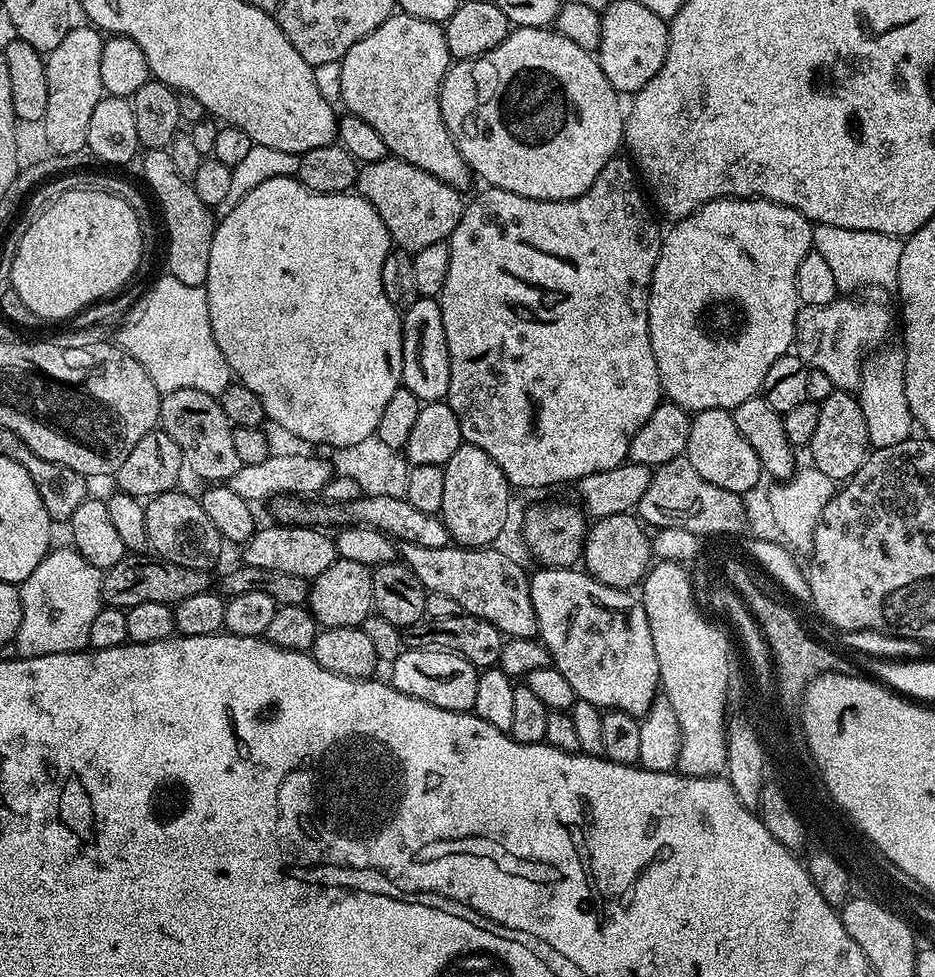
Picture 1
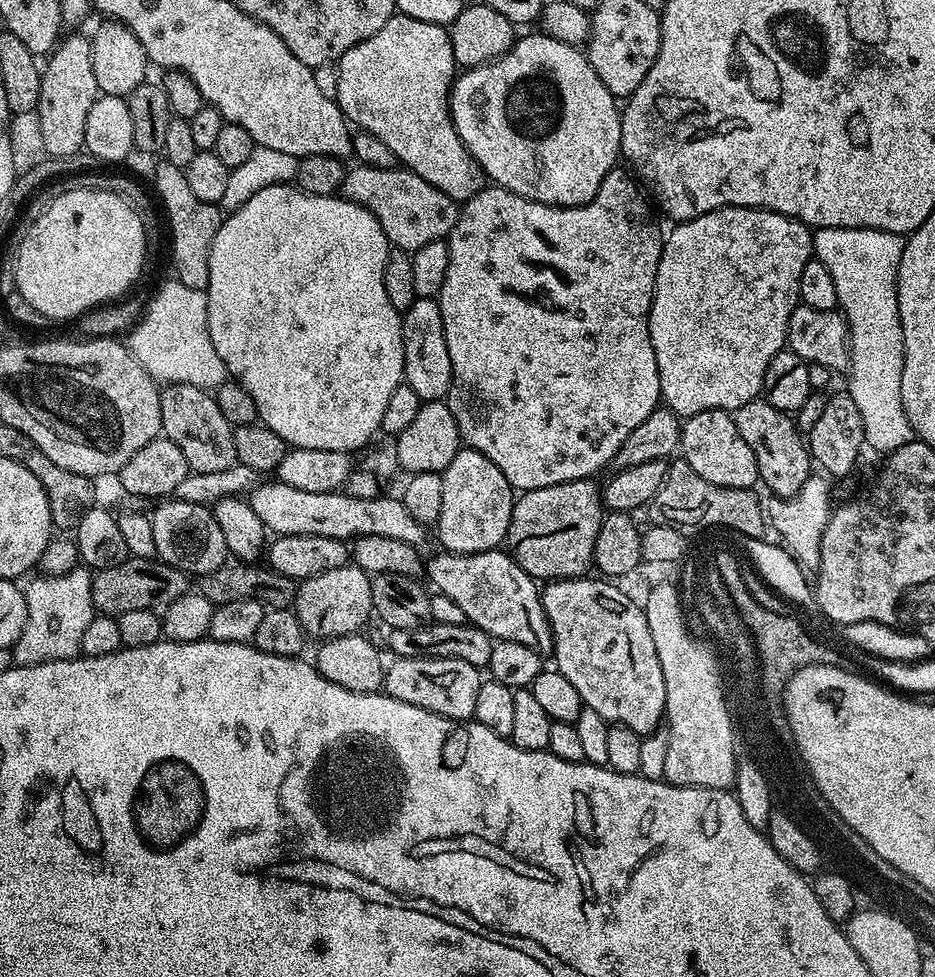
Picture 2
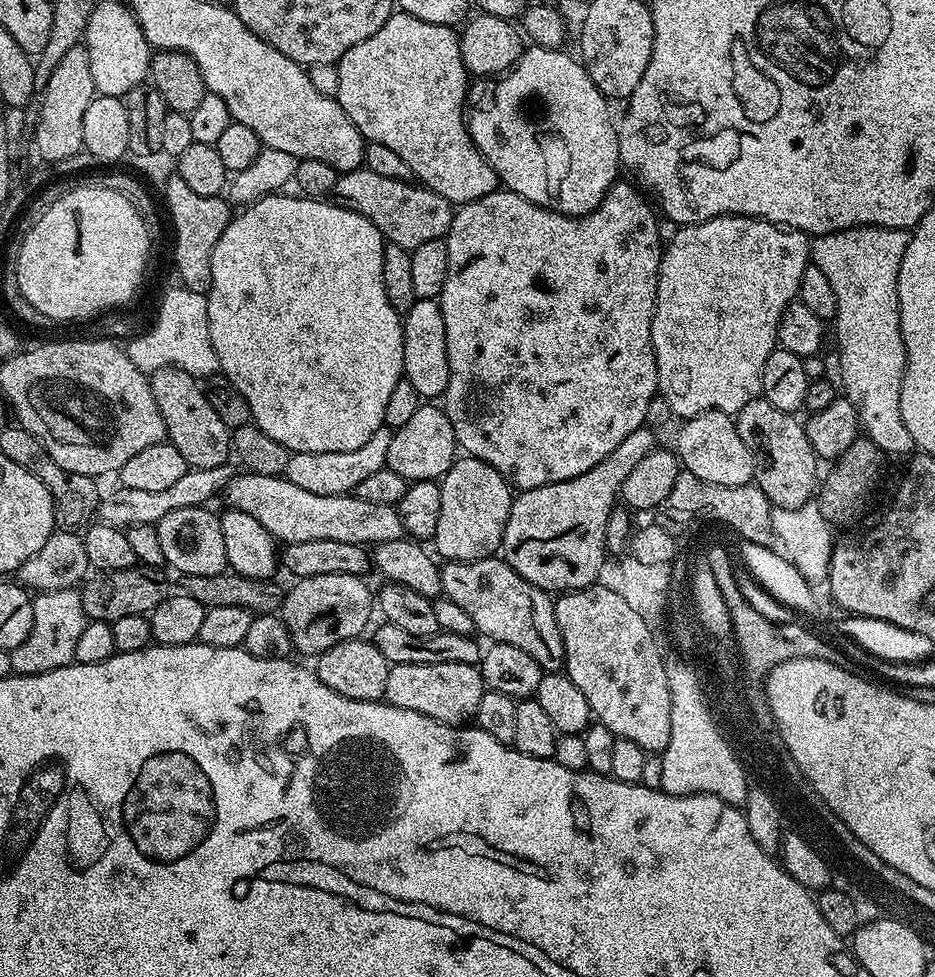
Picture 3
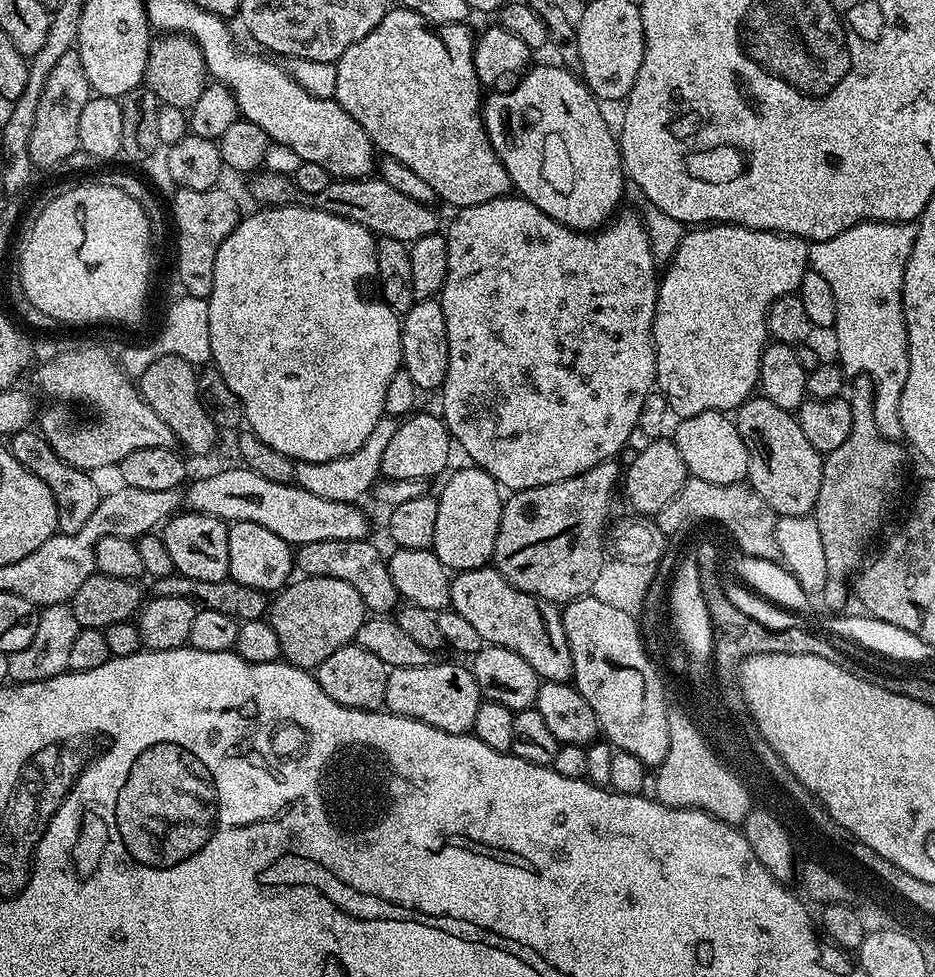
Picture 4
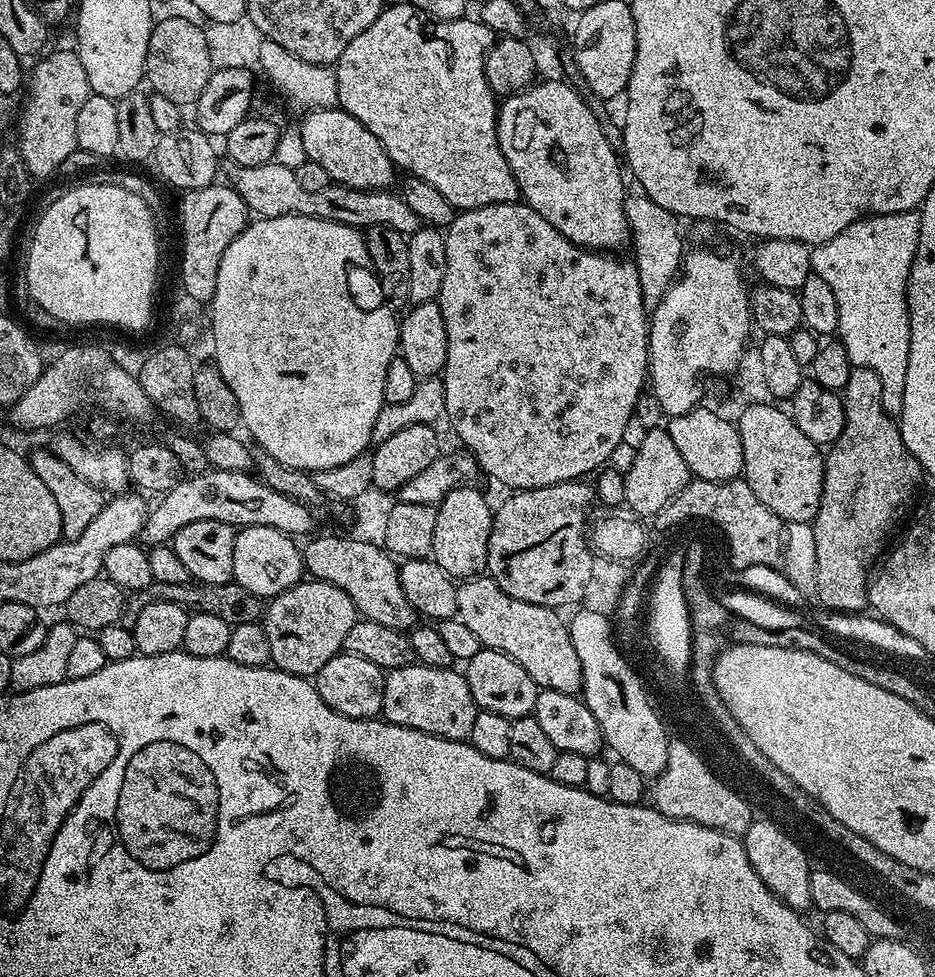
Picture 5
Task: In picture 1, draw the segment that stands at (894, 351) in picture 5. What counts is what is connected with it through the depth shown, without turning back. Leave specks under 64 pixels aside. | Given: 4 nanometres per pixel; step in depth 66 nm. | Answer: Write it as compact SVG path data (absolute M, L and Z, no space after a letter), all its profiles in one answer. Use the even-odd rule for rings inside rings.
M817 224L812 230L812 247L822 254L823 260L830 266L841 293L856 294L852 292L859 288L891 289L898 278L898 258L902 258L902 240L899 236ZM873 351L863 361L858 389L858 399L862 406L862 414L866 418L866 434L872 448L894 446L898 442L906 442L914 432L912 411L906 402L904 362L901 353L899 351L882 351Z

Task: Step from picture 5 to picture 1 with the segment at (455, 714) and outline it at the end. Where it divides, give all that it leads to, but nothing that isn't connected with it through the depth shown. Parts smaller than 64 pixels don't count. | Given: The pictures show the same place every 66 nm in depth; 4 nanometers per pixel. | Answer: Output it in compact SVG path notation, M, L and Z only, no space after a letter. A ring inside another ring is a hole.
M404 648L391 662L390 669L390 683L402 694L410 694L410 698L430 702L430 706L438 706L442 710L472 712L480 672L466 662L466 658L433 648Z

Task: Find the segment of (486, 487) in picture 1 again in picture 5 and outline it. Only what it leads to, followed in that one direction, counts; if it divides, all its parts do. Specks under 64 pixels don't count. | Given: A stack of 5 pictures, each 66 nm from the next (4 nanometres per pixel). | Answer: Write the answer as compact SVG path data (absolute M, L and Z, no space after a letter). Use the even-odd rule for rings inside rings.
M460 485L437 505L431 557L455 580L471 579L487 569L489 536L494 515L483 494L473 485Z

